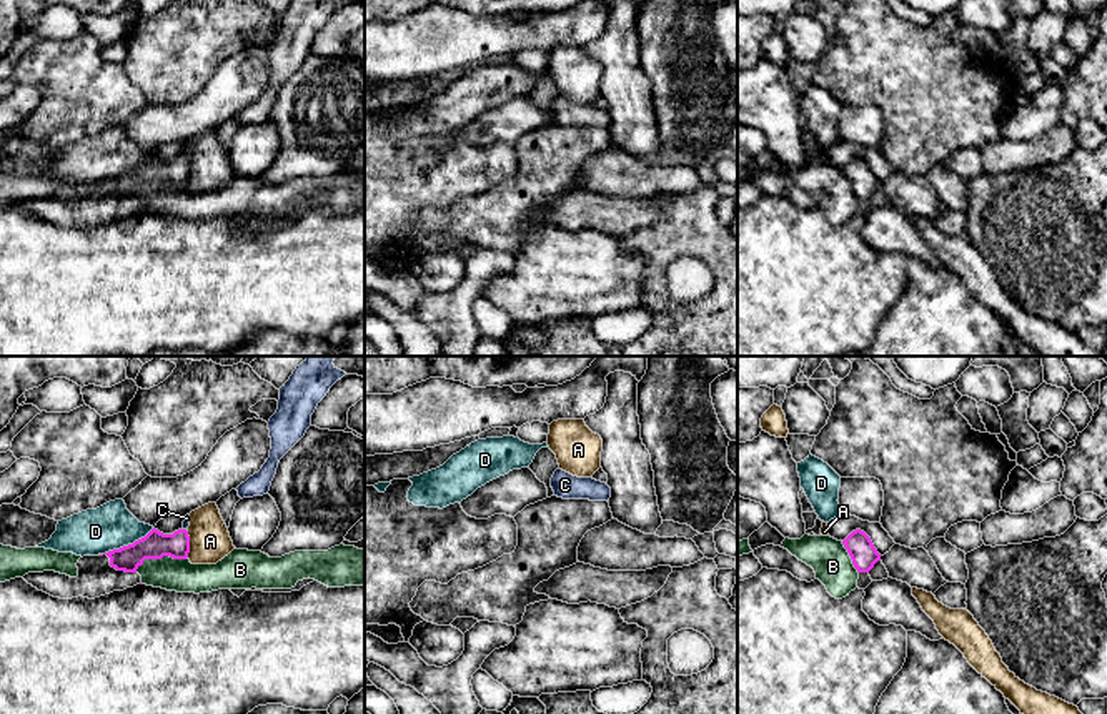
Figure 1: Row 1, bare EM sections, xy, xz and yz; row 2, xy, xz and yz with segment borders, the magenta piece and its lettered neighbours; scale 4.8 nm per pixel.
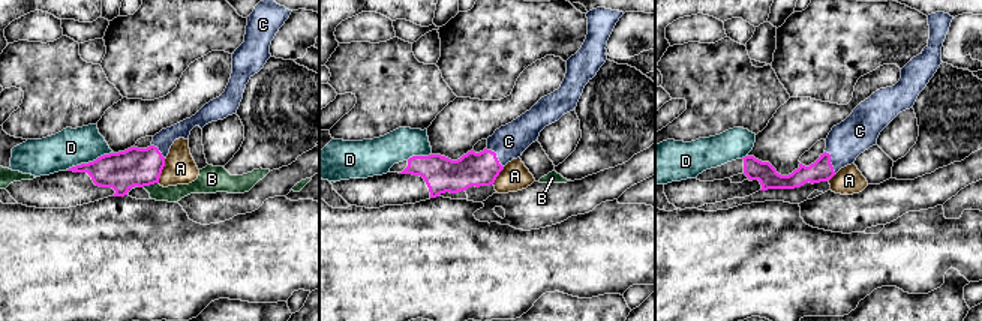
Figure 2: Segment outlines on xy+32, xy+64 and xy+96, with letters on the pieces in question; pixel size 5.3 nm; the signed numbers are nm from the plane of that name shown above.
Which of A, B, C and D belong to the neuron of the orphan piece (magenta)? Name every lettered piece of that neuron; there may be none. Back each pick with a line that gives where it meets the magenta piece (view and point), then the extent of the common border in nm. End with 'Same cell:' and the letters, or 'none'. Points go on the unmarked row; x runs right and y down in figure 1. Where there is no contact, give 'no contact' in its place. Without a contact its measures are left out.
C: xy (185, 157) | 30 nm
Same cell: C

